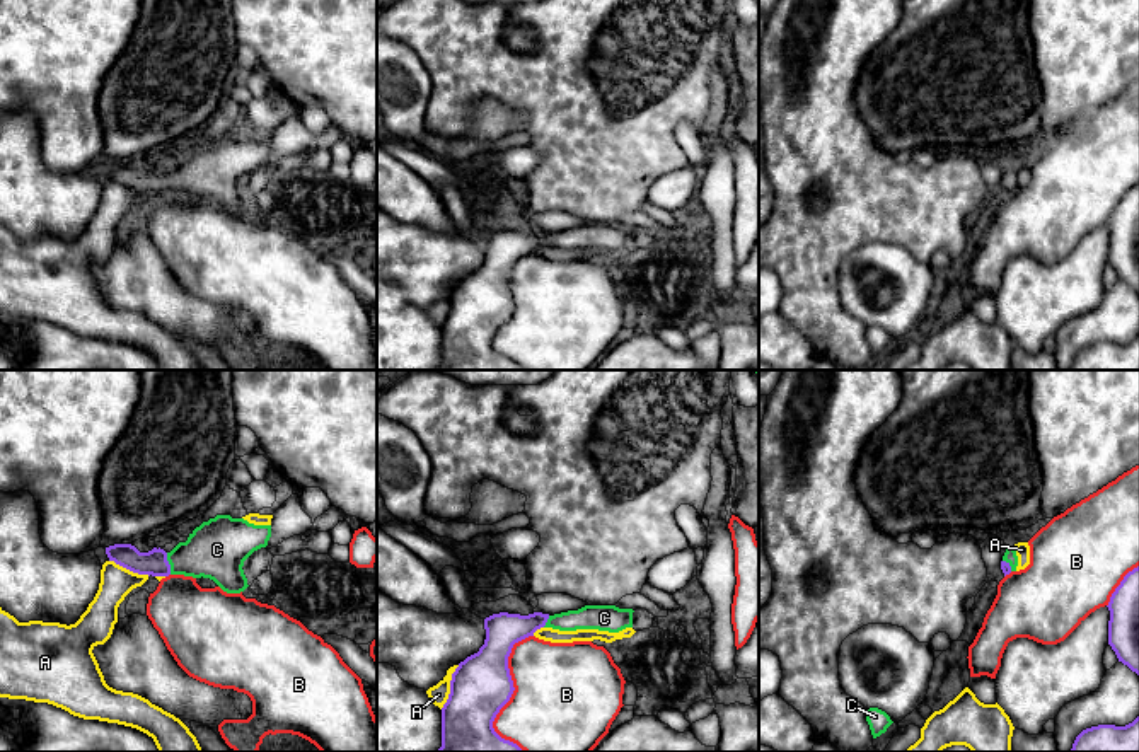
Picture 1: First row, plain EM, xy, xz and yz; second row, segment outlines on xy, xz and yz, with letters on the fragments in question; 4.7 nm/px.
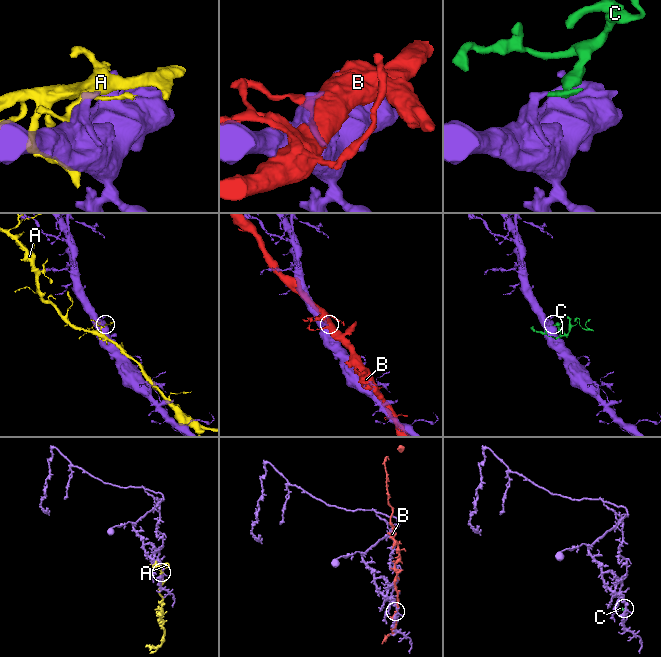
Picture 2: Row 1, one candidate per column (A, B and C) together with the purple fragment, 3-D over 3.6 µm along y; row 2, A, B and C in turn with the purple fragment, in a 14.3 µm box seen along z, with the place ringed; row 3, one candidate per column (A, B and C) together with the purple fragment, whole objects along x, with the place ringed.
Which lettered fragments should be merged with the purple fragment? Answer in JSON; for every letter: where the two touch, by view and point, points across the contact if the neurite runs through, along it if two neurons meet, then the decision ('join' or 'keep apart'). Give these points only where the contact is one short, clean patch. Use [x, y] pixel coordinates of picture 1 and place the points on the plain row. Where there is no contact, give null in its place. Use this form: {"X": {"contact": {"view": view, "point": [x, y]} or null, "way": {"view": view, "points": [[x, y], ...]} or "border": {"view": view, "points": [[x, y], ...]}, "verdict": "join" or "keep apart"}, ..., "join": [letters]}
{"A": {"contact": {"view": "xz", "point": [450, 306]}, "verdict": "keep apart"}, "B": {"contact": {"view": "xz", "point": [512, 311]}, "verdict": "keep apart"}, "C": {"contact": {"view": "xy", "point": [167, 181]}, "way": {"view": "xy", "points": [[154, 181], [167, 181], [217, 167]]}, "verdict": "join"}, "join": ["C"]}

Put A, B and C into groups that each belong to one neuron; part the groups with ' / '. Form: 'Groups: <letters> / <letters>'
Groups: A / B / C

